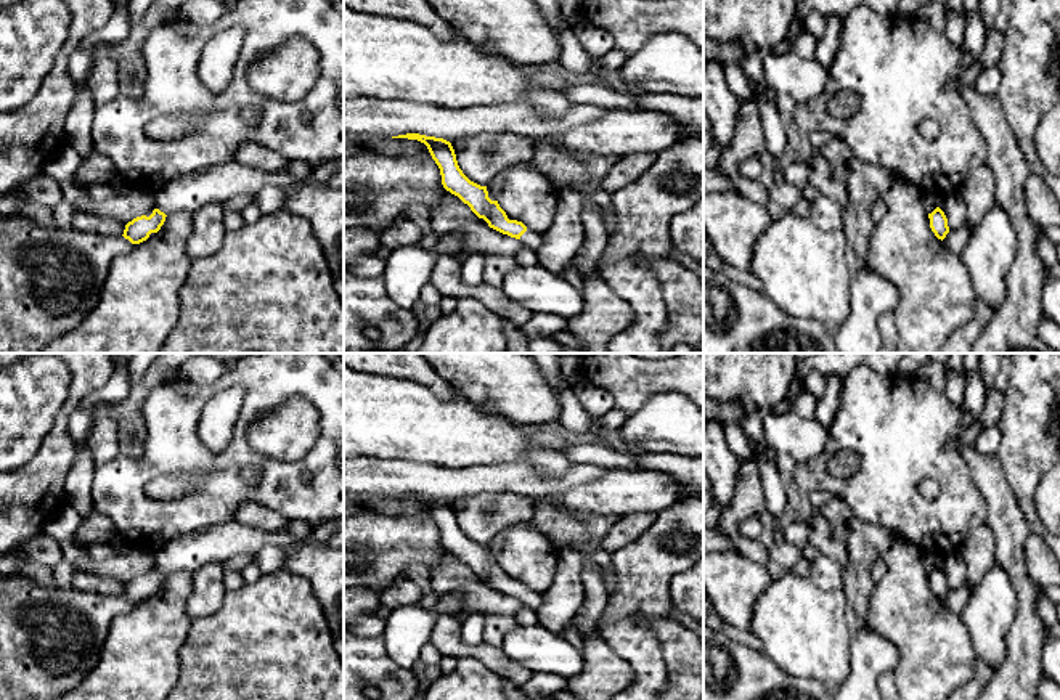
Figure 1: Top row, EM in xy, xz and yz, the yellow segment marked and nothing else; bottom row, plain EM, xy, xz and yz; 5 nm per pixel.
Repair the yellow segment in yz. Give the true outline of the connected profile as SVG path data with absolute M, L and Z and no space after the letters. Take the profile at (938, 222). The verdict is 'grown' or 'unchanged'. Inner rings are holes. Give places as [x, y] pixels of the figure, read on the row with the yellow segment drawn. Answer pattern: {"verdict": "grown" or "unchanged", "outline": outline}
{"verdict": "unchanged", "outline": "M936 207L932 214L928 214L928 218L932 231L938 239L943 241L949 233L948 218L944 212L940 207Z"}

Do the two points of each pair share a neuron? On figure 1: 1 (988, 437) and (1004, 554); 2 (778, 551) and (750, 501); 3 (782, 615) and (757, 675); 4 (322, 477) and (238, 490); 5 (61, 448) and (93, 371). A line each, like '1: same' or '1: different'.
1: different
2: different
3: different
4: same
5: same

